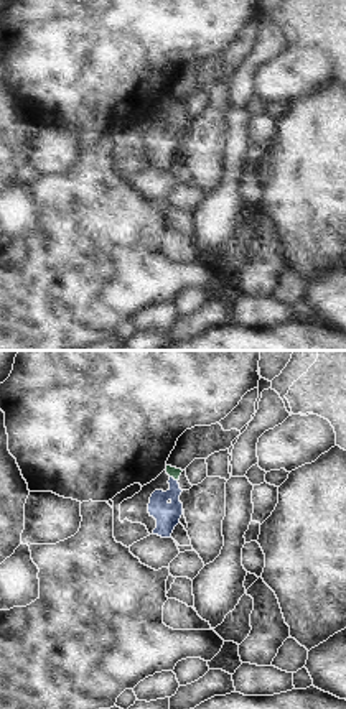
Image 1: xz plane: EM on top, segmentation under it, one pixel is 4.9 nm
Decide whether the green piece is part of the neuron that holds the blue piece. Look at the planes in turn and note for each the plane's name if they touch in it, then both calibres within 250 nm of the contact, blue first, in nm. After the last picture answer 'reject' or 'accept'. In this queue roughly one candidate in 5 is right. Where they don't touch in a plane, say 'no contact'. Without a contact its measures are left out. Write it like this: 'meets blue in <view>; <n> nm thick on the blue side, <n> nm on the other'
meets blue in xz; 120 nm thick on the blue side, 50 nm on the other

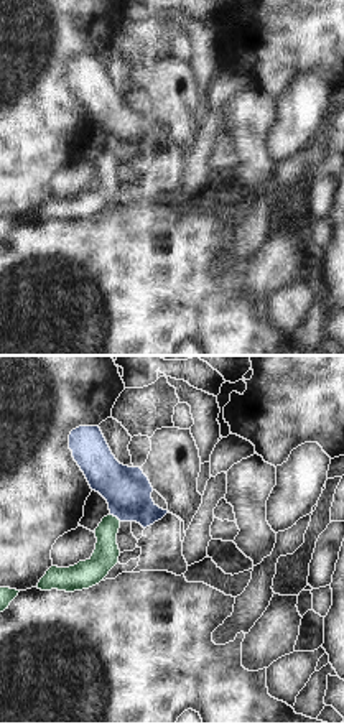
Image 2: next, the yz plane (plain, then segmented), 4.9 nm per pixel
meets blue in yz; 220 nm thick on the blue side, 130 nm on the other

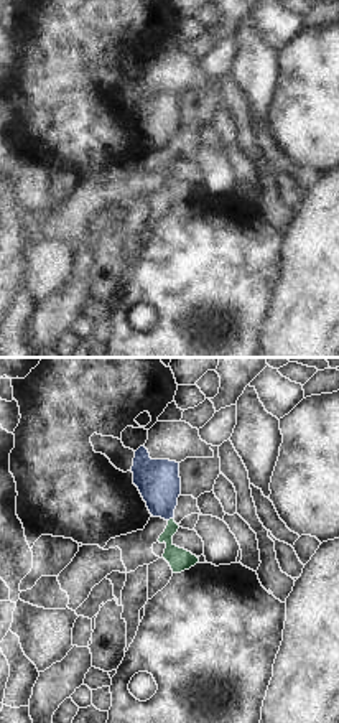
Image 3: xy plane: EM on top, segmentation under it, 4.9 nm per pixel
meets blue in xy; 220 nm thick on the blue side, 110 nm on the other

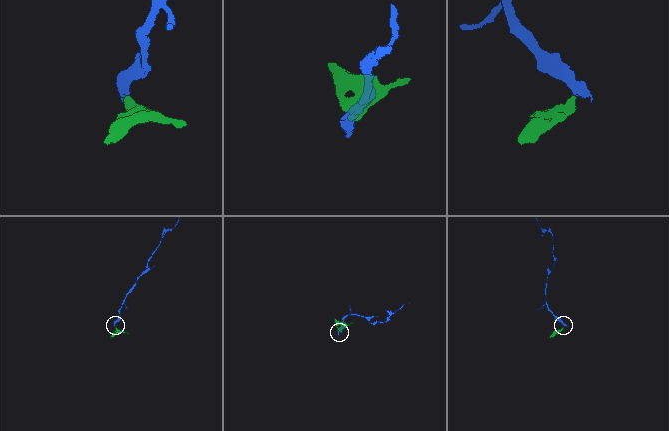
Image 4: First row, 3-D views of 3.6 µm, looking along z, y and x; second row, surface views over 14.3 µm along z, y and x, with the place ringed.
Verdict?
reject

